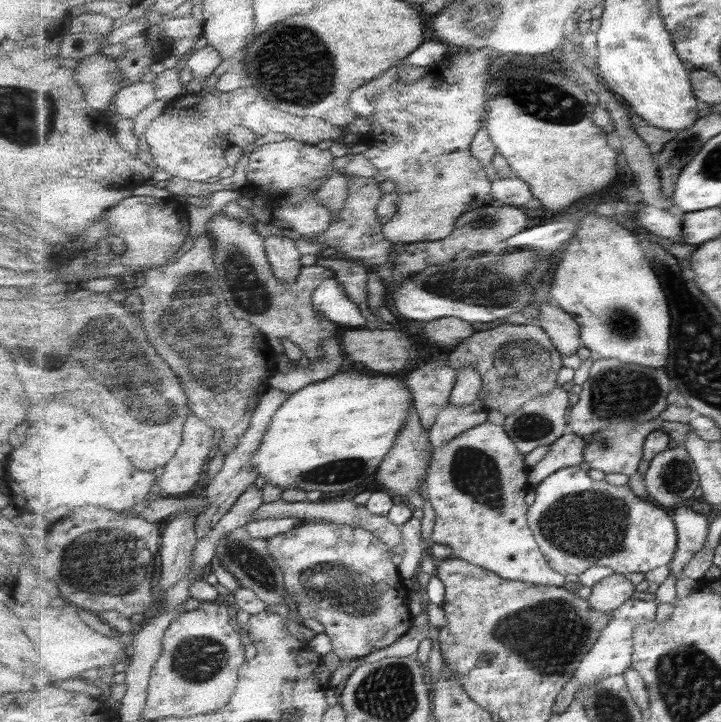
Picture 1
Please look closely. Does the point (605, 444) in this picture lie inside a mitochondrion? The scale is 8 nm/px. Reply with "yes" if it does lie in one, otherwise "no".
yes

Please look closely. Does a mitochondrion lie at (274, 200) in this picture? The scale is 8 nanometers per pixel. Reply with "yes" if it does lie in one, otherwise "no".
no

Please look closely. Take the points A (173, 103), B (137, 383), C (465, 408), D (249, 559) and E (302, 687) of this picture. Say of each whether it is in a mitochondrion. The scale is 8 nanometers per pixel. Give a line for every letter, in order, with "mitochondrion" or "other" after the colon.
A: other
B: mitochondrion
C: other
D: mitochondrion
E: other

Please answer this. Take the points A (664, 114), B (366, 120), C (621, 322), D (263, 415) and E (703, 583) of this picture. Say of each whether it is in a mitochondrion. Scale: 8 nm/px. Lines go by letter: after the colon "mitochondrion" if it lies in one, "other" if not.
A: other
B: other
C: mitochondrion
D: other
E: other

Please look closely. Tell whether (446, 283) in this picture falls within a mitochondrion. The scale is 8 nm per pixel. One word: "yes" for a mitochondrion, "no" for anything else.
yes

